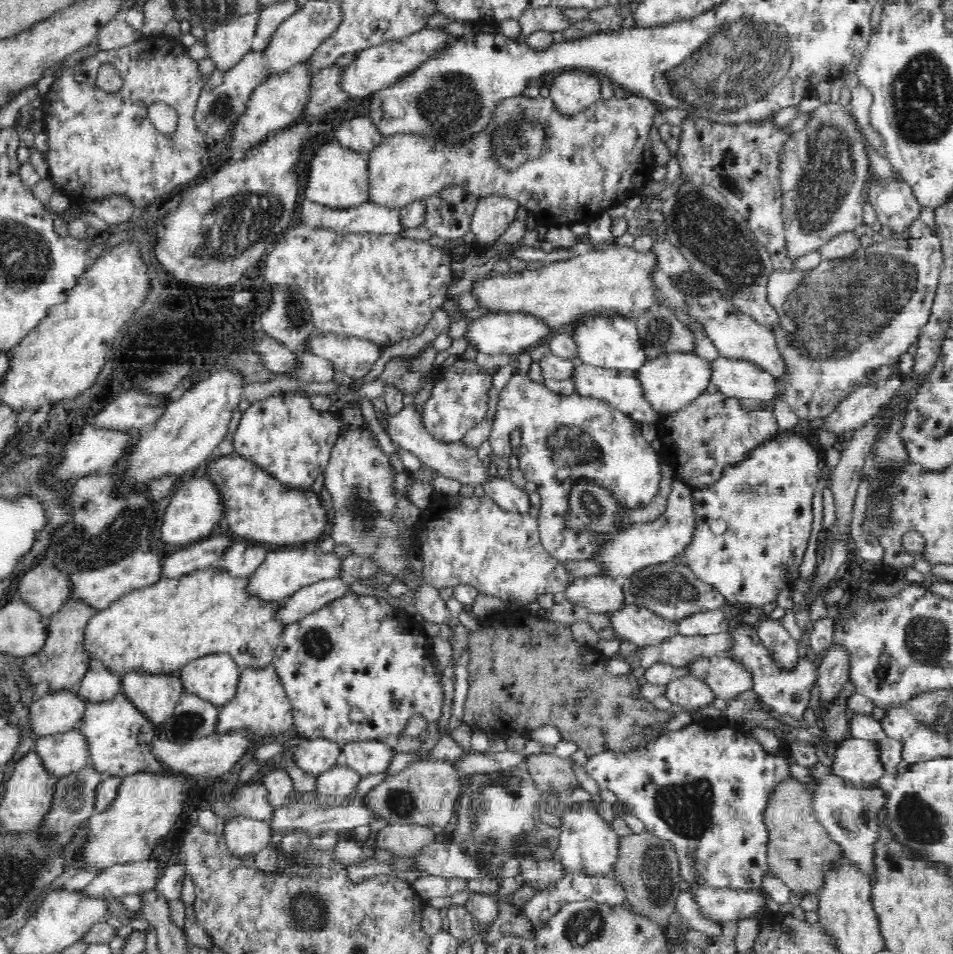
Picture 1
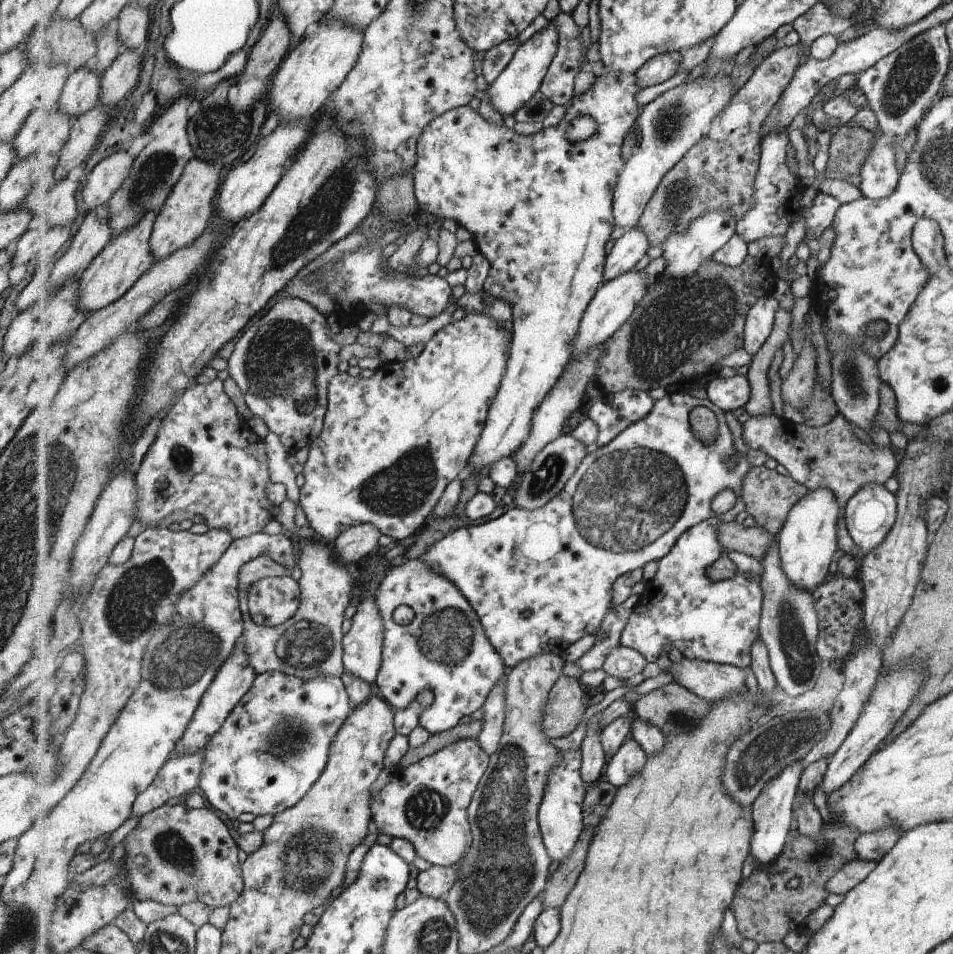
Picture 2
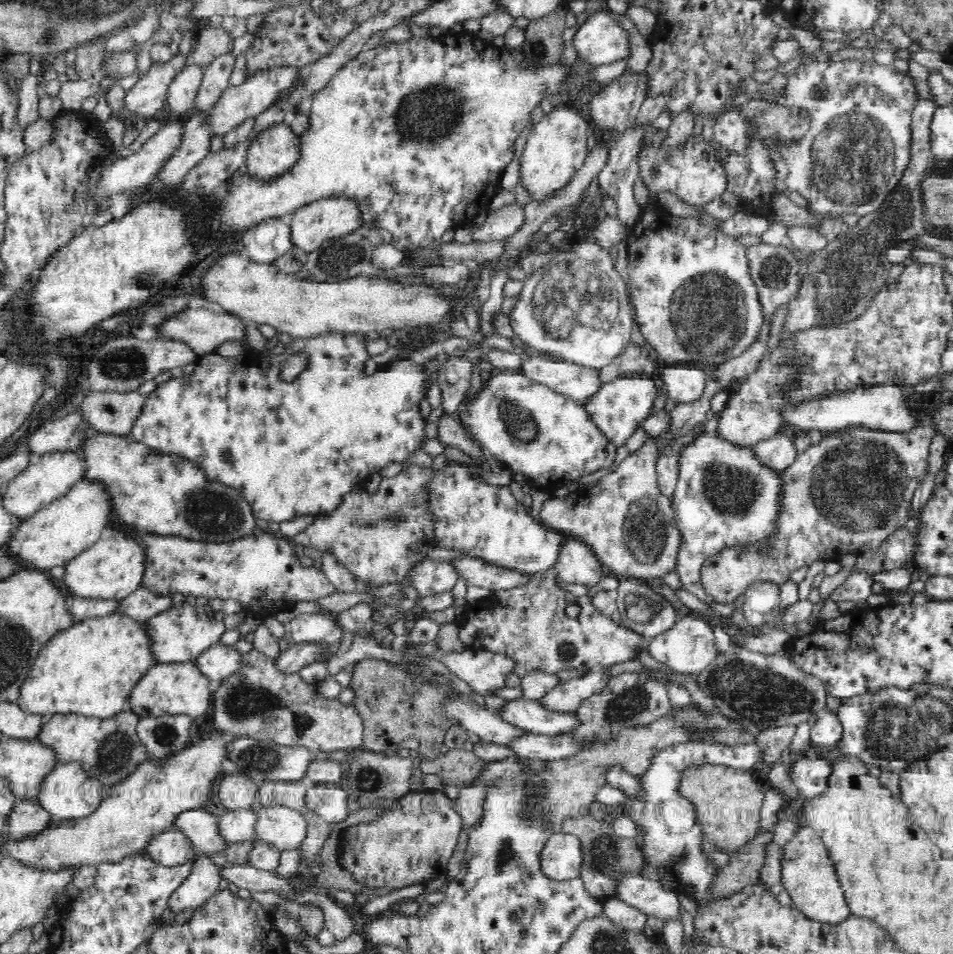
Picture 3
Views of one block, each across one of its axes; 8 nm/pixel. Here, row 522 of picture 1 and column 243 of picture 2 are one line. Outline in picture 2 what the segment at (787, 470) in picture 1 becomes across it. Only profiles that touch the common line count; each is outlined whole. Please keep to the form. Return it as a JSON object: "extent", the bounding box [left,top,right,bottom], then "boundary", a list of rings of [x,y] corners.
{"extent":[199,671,352,819],"boundary":[[[283,671],[258,674],[249,692],[212,736],[204,754],[199,790],[214,808],[231,819],[239,818],[243,812],[251,812],[255,816],[285,812],[303,799],[320,779],[328,763],[332,742],[352,714],[352,709],[348,689],[340,676],[325,675],[305,680]]]}

